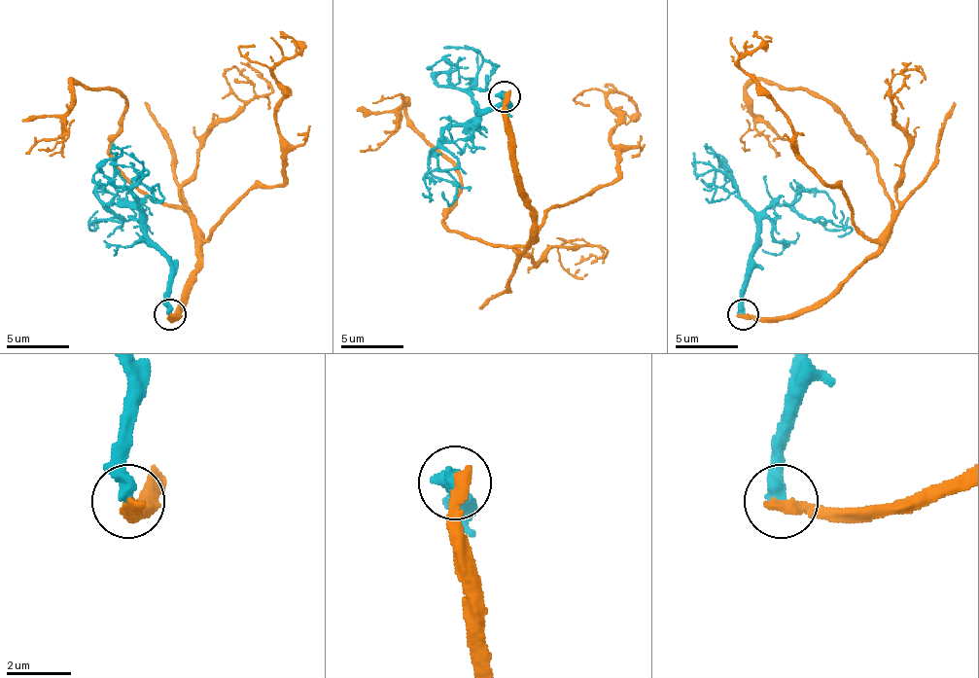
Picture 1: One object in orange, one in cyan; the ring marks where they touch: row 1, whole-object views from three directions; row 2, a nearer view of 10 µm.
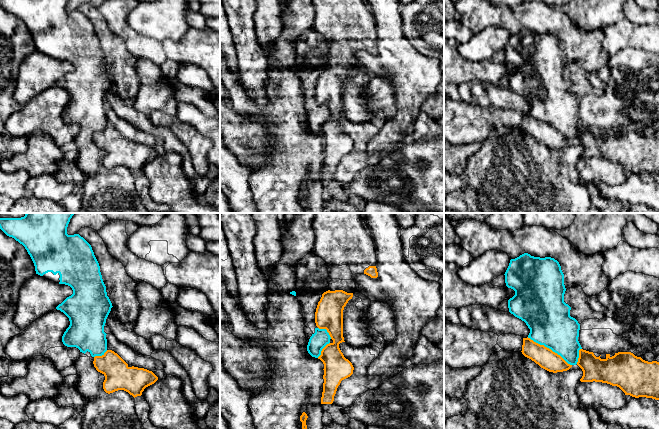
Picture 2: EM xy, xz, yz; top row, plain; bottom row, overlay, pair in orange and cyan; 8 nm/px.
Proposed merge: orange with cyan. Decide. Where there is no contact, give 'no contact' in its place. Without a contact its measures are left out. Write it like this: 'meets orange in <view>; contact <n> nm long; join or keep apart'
meets orange in yz; contact 420 nm long; keep apart

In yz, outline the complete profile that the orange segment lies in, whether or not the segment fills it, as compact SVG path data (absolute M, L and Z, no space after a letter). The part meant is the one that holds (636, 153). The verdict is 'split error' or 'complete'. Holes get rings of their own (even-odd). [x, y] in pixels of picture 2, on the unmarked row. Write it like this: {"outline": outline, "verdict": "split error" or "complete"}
{"outline": "M580 125L577 141L583 147L581 158L607 159L619 163L625 171L659 176L659 138L657 137L645 137L631 128L618 128L612 133L606 130L606 134L601 135L593 128Z", "verdict": "complete"}

